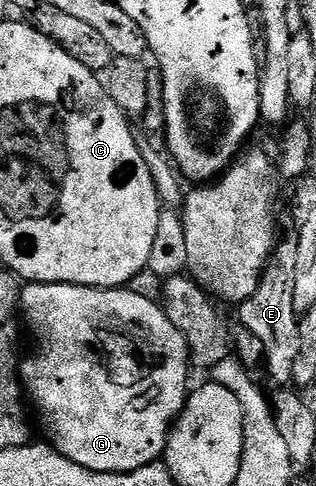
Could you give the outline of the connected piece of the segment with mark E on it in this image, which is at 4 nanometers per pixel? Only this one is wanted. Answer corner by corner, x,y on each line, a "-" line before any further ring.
295,233
279,239
264,271
260,277
254,296
239,303
239,325
245,326
262,344
264,349
263,365
268,366
268,374
276,384
288,384
293,381
294,360
298,360
298,311
294,308
294,275
298,264
298,237

